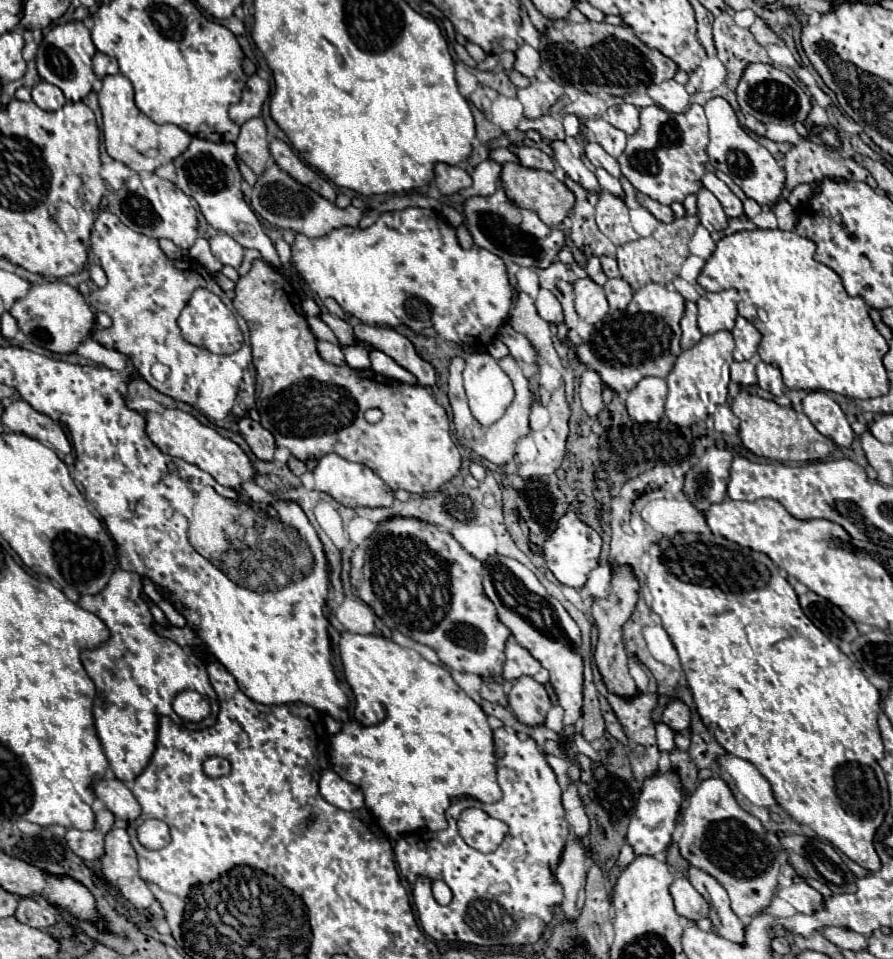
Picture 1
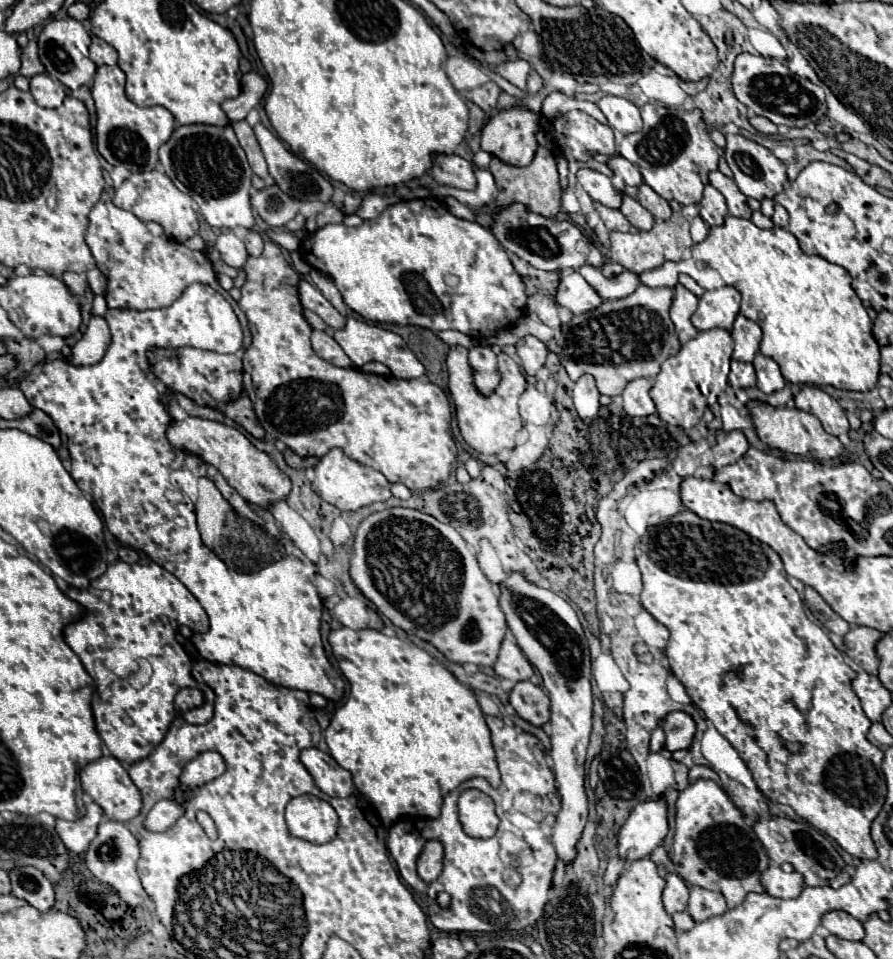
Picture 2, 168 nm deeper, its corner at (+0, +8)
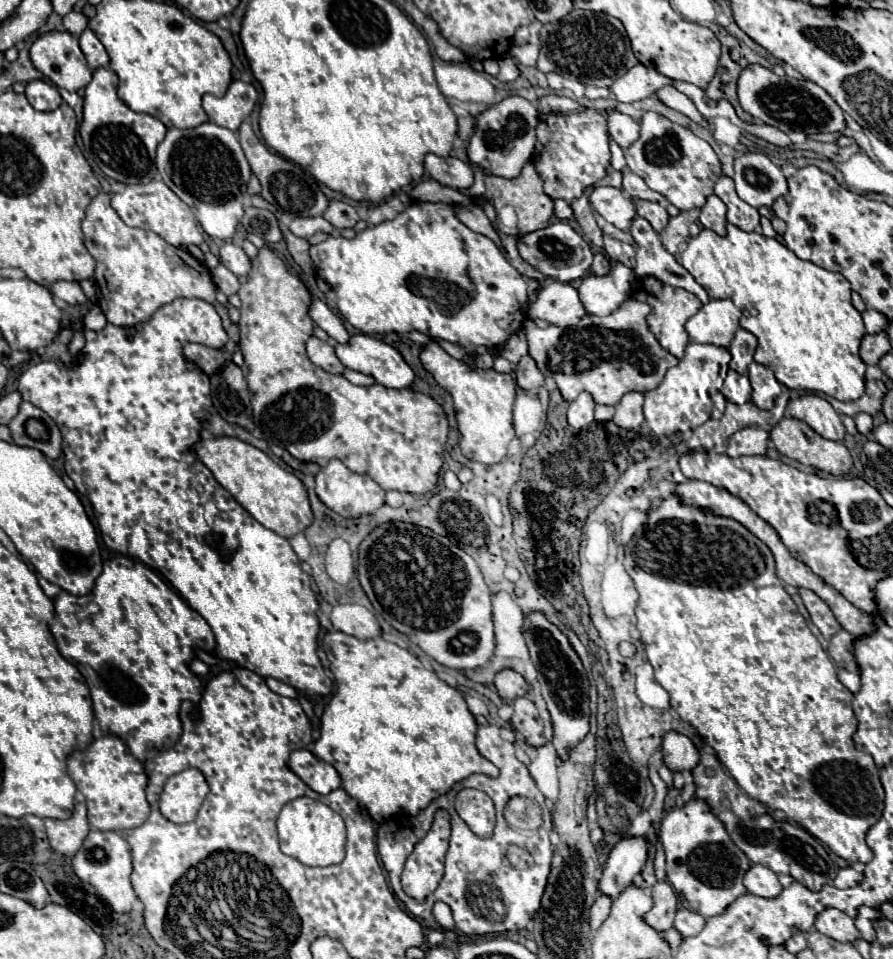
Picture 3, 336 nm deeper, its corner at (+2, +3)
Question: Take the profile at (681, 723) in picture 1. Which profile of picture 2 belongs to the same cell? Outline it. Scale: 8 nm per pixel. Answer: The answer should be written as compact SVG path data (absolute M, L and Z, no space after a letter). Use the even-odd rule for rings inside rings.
M674 711L664 719L664 733L666 733L666 749L678 751L678 749L690 749L696 725L692 717L684 711Z

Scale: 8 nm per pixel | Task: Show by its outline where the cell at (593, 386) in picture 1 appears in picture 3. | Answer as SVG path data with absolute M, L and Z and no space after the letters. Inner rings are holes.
M582 392L576 400L570 402L570 408L568 408L568 424L574 430L580 430L580 428L588 426L594 420L594 406L596 406L594 398L588 392Z

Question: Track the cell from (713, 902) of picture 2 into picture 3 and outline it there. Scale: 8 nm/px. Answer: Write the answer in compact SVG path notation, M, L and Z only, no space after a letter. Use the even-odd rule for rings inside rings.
M680 908L674 920L674 928L680 930L682 936L696 936L706 924L706 918L688 908Z

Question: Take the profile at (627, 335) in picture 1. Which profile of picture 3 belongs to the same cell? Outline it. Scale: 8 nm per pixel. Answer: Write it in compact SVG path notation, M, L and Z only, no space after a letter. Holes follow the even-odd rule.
M628 298L616 312L608 316L586 314L570 328L548 326L542 330L534 324L534 320L526 320L524 332L530 346L528 354L536 360L544 376L552 376L556 380L568 402L584 390L592 394L596 404L616 406L630 390L646 392L656 388L666 370L678 362L678 358L662 348L658 338L650 332L646 322L650 314L652 308L646 302Z

